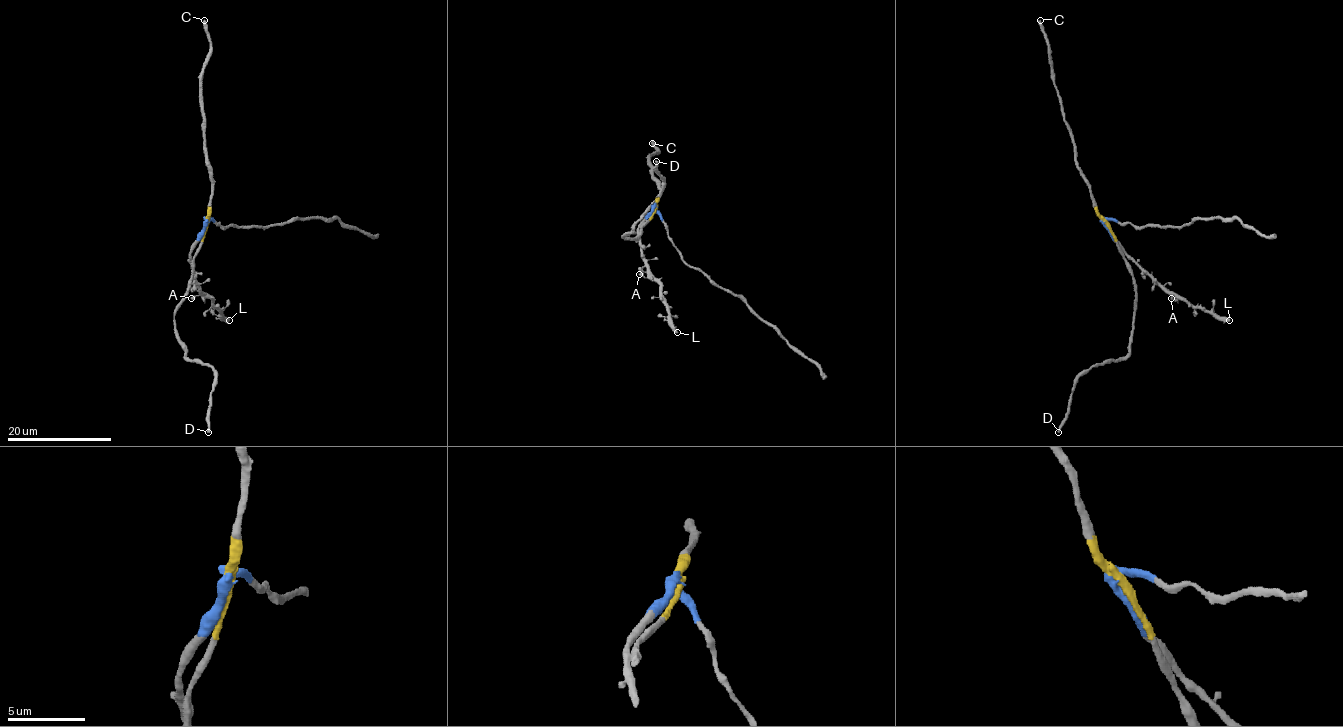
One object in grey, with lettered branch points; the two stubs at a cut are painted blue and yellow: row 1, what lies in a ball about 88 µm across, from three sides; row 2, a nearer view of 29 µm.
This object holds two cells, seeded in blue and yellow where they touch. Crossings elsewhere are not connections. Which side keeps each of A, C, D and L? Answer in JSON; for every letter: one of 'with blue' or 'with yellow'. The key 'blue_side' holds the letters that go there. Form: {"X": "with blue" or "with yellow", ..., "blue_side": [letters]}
{"A": "with blue", "C": "with yellow", "D": "with yellow", "L": "with blue", "blue_side": ["A", "L"]}

